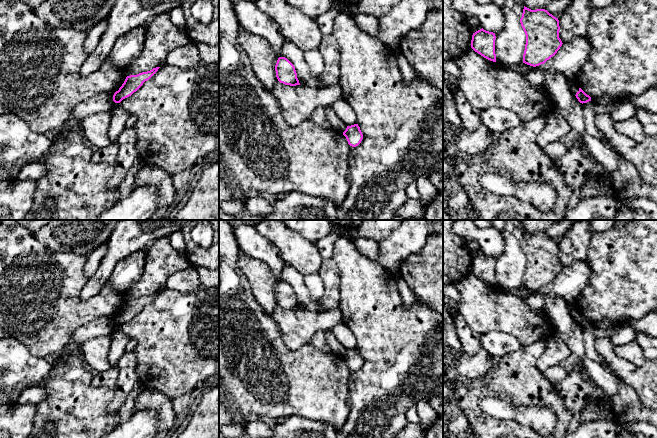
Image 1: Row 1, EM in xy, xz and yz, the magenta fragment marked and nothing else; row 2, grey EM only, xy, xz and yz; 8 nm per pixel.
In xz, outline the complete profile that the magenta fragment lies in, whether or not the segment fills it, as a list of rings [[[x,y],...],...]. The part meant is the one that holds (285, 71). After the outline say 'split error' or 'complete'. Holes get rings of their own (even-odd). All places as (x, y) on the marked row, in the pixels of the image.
[[[279,57],[275,65],[276,77],[280,83],[300,85],[294,65],[285,57]]]; complete

